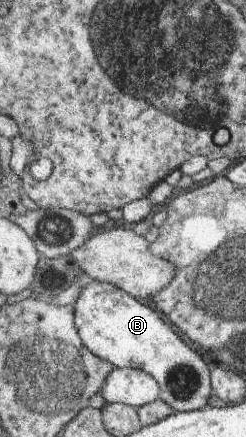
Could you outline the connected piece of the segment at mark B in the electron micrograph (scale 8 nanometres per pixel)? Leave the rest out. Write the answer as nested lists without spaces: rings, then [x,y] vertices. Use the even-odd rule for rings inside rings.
[[[84,277],[84,287],[78,300],[74,303],[76,308],[76,326],[83,343],[102,360],[107,360],[117,368],[141,368],[149,372],[161,386],[160,398],[168,403],[177,412],[190,412],[201,409],[209,403],[213,395],[212,373],[209,365],[201,353],[197,353],[175,334],[173,326],[169,325],[158,311],[153,307],[141,303],[123,288],[105,280],[95,280],[93,277]]]

